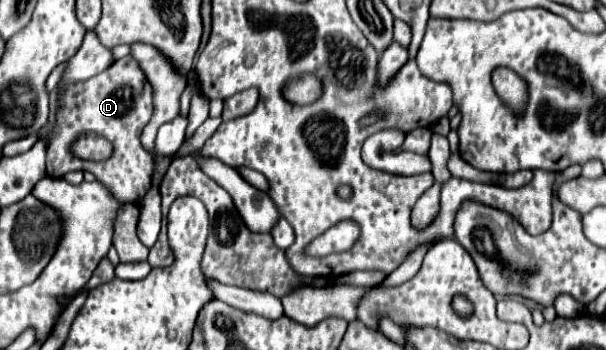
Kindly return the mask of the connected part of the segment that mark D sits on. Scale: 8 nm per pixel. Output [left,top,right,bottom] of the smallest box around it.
[41,57,155,203]

